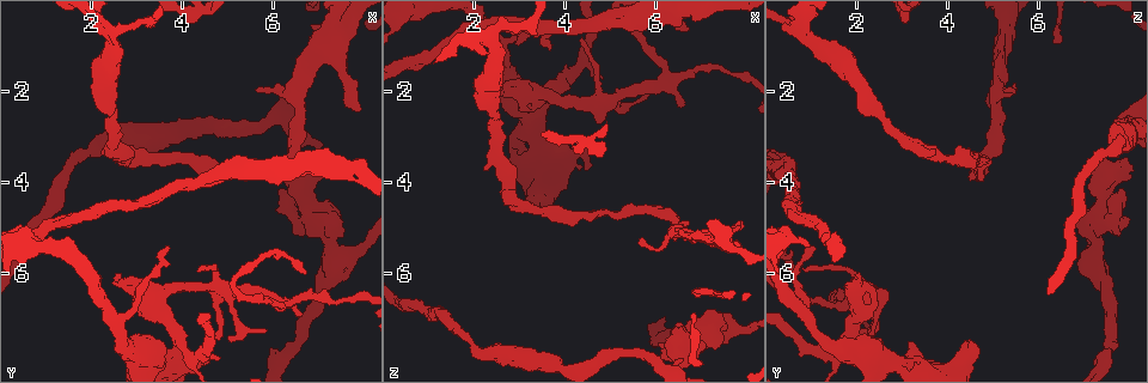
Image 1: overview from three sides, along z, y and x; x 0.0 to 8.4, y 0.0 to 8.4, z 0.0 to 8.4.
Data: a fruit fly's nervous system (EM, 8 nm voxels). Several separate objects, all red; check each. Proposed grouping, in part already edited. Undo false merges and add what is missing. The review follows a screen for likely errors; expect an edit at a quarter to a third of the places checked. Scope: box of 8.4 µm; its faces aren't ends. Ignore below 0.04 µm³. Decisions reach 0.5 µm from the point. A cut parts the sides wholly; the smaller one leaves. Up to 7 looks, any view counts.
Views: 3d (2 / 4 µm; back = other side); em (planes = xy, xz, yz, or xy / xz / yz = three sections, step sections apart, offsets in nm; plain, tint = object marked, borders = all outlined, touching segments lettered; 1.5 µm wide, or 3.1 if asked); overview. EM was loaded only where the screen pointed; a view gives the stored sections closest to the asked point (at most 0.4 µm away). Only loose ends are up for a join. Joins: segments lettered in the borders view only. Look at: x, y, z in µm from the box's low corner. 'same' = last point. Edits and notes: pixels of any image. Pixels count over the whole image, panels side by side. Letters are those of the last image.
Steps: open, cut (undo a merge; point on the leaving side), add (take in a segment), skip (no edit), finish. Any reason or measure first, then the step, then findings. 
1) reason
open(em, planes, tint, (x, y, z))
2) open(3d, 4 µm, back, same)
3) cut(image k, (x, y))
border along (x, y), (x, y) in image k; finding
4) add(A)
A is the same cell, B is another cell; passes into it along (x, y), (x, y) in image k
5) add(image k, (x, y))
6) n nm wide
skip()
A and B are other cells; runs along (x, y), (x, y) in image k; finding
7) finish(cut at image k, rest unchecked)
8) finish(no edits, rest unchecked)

tapers out
open(3d, 4 µm, (5.65, 2.00, 5.25))

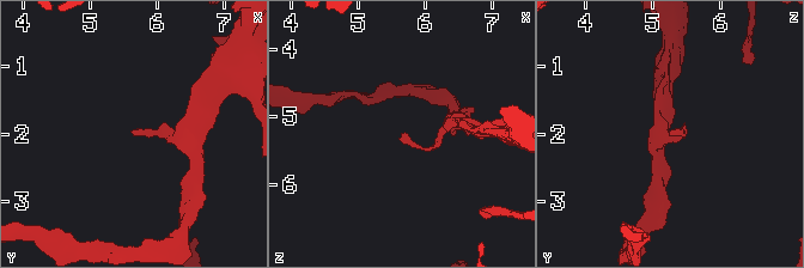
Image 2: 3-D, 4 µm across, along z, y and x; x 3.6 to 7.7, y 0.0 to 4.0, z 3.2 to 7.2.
open(em, yz, step 8, tint, (5.65, 2.00, 5.25))

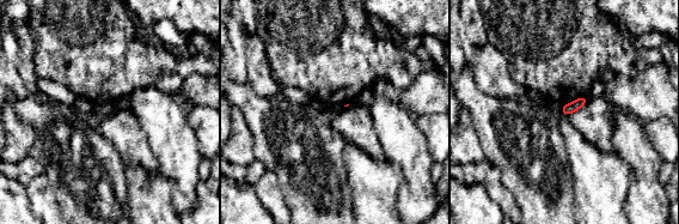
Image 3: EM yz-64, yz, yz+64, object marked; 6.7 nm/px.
open(em, planes, borders, same)

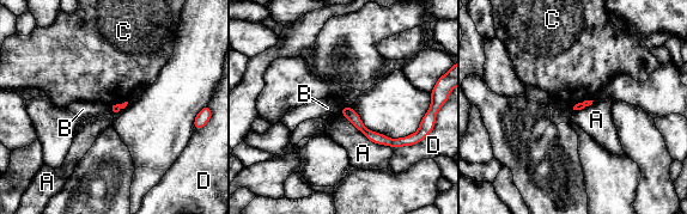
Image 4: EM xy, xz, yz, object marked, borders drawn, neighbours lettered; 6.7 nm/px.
A touches over 440 nm
skip()
A, B, C and D are other cells; border along (111, 105), (113, 109) in image 4; none of them fits

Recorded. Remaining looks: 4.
stops while still wide
open(em, planes, borders, (7.65, 5.80, 6.90))

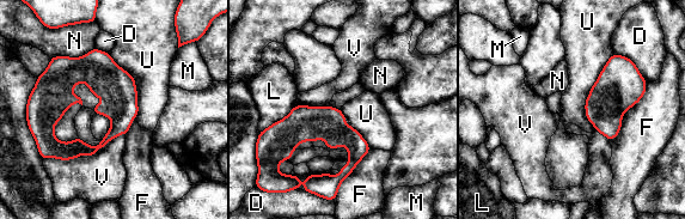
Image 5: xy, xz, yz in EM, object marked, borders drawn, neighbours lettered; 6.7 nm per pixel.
U touches over 420 nm
skip()
D, F, L, M, N, U and V are other cells; none of them fits

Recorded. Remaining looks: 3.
open(3d, 4 µm, (6.15, 4.20, 7.80))

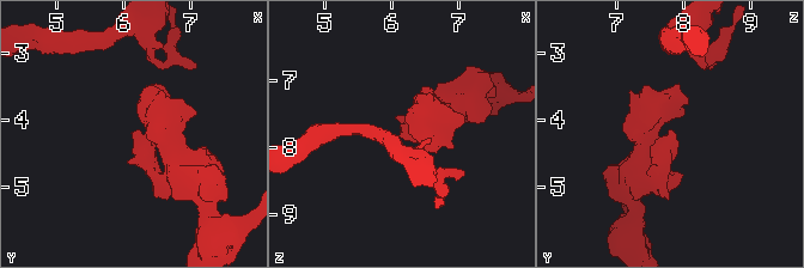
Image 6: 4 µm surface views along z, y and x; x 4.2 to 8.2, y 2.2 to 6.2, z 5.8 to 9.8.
shape alone is not enough
open(em, yz, step 4, tint, (6.10, 4.15, 7.80))

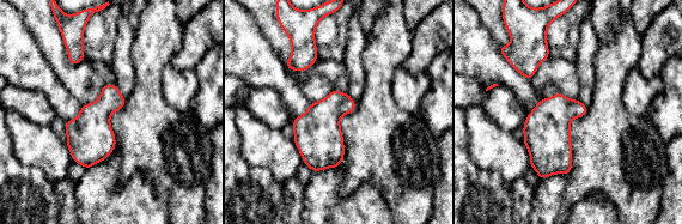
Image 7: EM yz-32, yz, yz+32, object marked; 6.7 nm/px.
another direction
open(em, planes, borders, same)

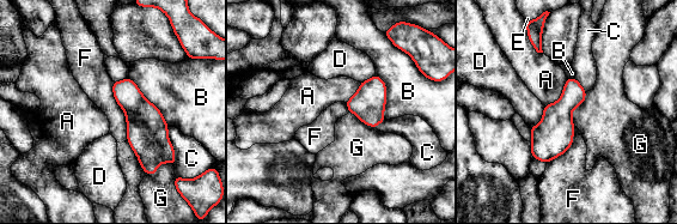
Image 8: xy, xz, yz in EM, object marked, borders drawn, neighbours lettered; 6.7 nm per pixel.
skip()
A, B, C, D, E, F and G are other cells; border along (113, 82), (127, 143), (139, 159) in image 8; none of them fits

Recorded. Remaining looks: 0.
finish(no edits, rest unchecked)

